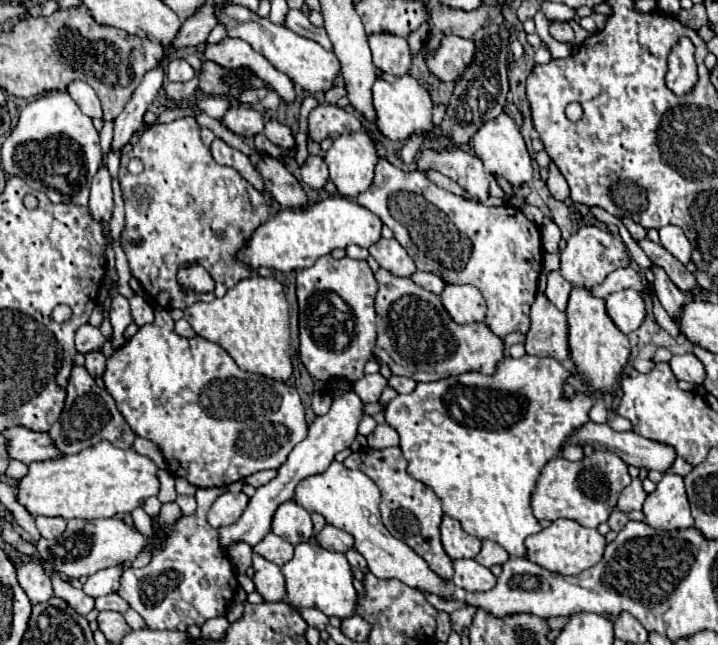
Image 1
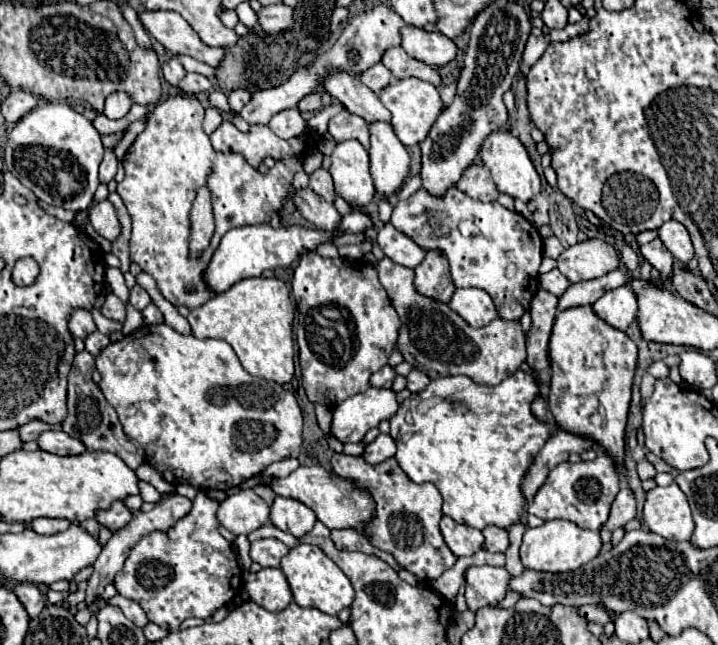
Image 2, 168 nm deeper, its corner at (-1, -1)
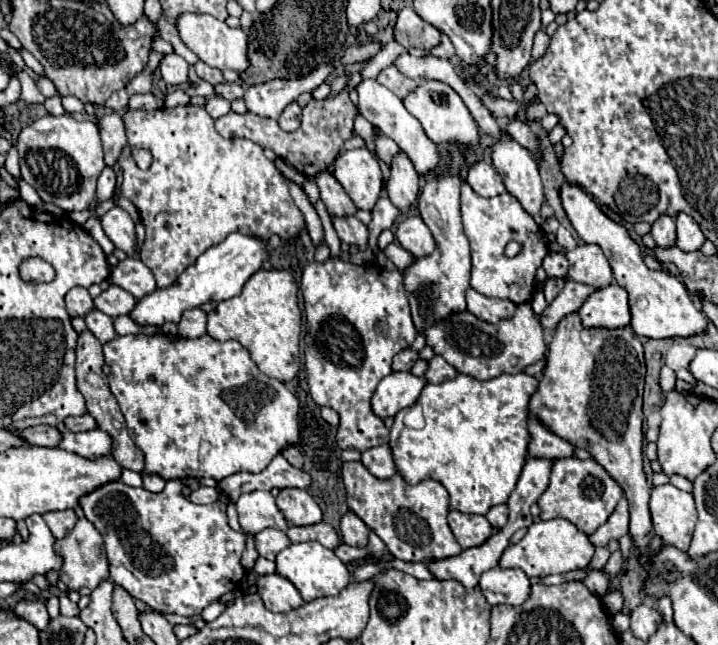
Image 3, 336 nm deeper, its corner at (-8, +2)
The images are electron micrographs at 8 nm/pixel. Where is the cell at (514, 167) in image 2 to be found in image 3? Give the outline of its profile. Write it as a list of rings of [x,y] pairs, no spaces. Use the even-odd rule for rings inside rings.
[[[510,138],[494,144],[492,164],[502,176],[506,190],[522,204],[528,214],[538,214],[544,204],[544,188],[538,174],[538,164],[532,154]]]

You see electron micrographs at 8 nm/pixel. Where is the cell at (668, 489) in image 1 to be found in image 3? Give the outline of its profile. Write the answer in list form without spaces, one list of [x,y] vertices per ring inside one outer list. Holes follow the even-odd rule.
[[[672,484],[654,486],[652,488],[652,494],[650,494],[650,514],[652,514],[652,524],[654,524],[656,536],[660,536],[664,544],[676,546],[678,550],[686,552],[688,546],[690,546],[690,540],[692,540],[694,524],[698,520],[692,494],[682,492],[676,486],[672,486]]]

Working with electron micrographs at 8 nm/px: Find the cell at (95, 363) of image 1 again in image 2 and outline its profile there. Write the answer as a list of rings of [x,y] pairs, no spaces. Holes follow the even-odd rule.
[[[95,331],[95,333],[91,333],[91,335],[85,339],[85,349],[87,349],[93,357],[97,357],[97,355],[101,353],[101,349],[103,349],[105,345],[109,345],[109,343],[111,343],[111,341],[109,341],[107,335]]]

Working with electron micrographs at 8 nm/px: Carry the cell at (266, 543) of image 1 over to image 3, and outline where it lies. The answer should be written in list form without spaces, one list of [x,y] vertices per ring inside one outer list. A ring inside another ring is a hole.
[[[266,528],[258,534],[254,534],[254,546],[256,546],[258,554],[268,558],[268,560],[274,560],[276,554],[280,550],[284,550],[288,544],[290,544],[288,536],[282,530],[276,530],[276,528]]]

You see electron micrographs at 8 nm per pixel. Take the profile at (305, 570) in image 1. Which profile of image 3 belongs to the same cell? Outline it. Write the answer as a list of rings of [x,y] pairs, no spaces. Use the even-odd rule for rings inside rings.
[[[302,542],[290,544],[276,556],[276,574],[290,580],[298,592],[302,594],[304,602],[310,602],[320,596],[336,596],[342,588],[350,584],[350,572],[346,564],[330,550],[324,548],[320,542]]]

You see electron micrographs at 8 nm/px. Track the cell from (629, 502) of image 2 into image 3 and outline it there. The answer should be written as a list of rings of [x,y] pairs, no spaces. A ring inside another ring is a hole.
[[[622,498],[616,506],[616,510],[612,512],[612,516],[608,518],[606,524],[602,524],[594,534],[590,534],[590,542],[594,546],[606,546],[612,538],[618,540],[624,534],[628,534],[628,524],[630,524],[630,516],[628,516],[628,502],[626,498]]]

